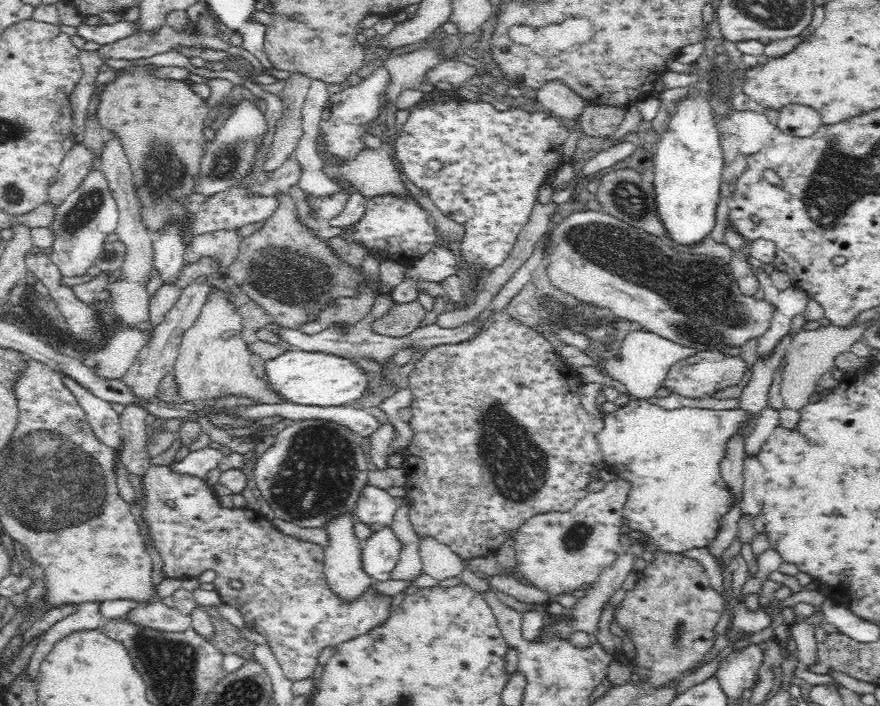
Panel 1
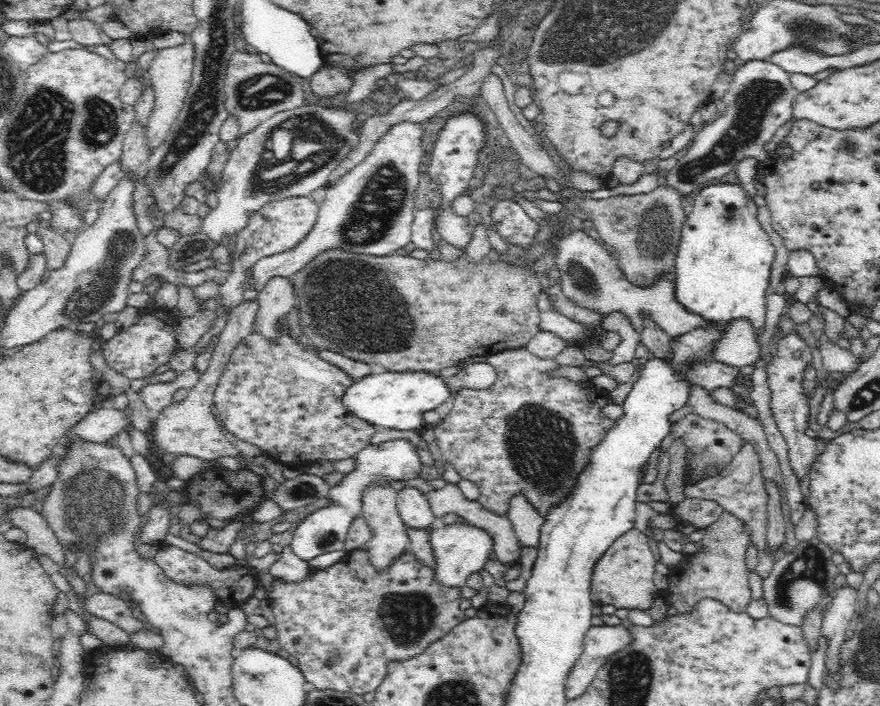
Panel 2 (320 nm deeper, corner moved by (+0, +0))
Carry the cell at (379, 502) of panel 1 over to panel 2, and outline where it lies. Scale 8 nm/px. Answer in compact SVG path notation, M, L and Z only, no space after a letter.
M406 487L396 490L395 494L394 507L396 507L398 519L402 521L402 525L426 530L438 520L432 515L428 502L422 497L420 490Z

